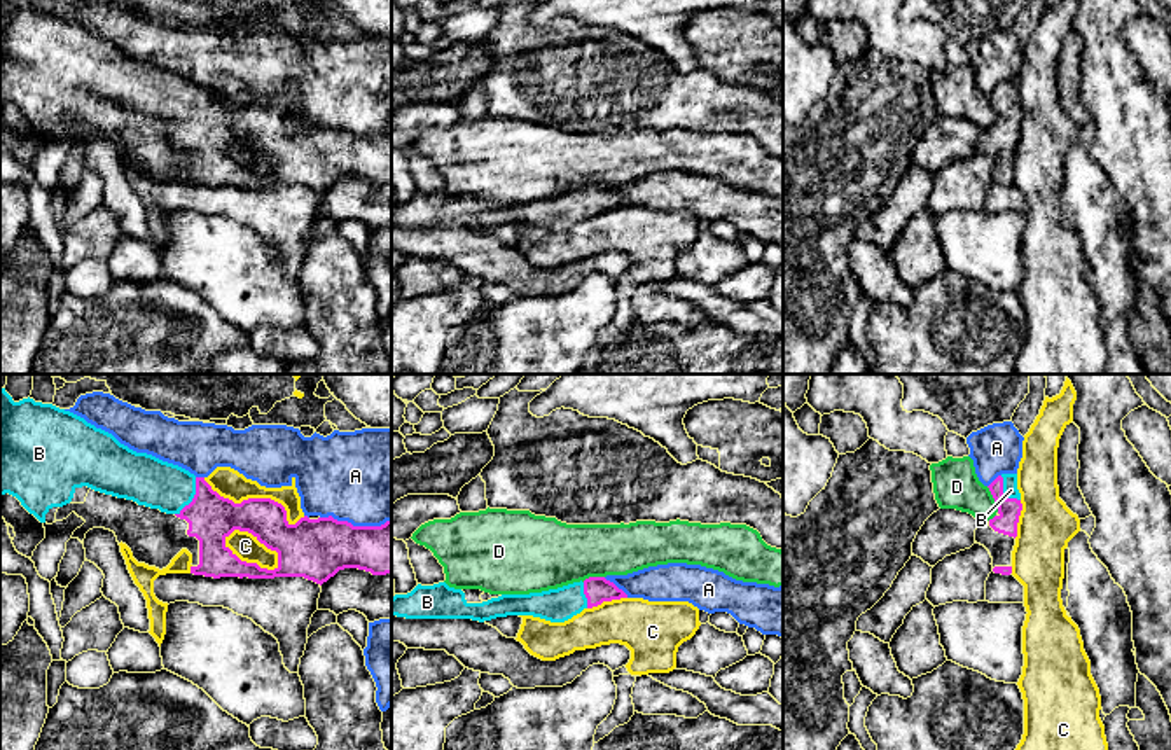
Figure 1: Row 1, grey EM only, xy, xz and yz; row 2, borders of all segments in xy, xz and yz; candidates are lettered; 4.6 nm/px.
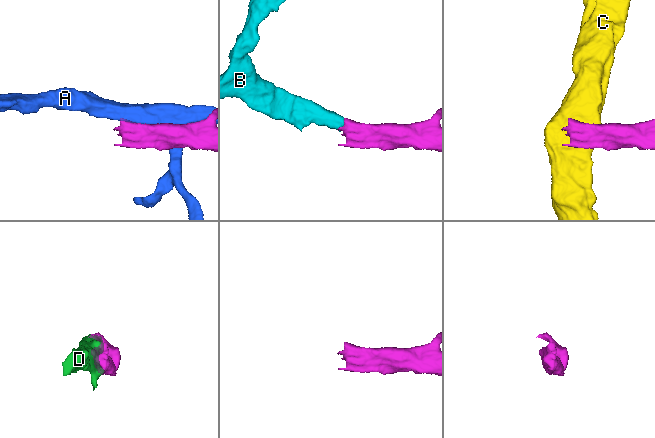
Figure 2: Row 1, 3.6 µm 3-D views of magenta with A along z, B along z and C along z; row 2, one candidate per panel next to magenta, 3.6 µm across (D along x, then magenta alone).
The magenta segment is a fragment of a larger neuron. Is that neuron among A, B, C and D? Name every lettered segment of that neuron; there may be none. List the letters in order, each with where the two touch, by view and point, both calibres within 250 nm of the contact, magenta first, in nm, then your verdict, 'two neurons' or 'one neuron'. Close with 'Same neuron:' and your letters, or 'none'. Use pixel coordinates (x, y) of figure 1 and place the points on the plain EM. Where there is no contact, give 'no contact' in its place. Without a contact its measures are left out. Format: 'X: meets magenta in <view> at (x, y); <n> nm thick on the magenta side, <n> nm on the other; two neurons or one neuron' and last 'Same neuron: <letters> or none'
A: meets magenta in xy at (355, 135); 280 nm thick on the magenta side, 440 nm on the other; two neurons
B: meets magenta in xy at (194, 105); 220 nm thick on the magenta side, 220 nm on the other; one neuron
C: meets magenta in xy at (249, 172); 220 nm thick on the magenta side, 120 nm on the other; two neurons
D: meets magenta in yz at (993, 105); 110 nm thick on the magenta side, 200 nm on the other; two neurons
Same neuron: B

